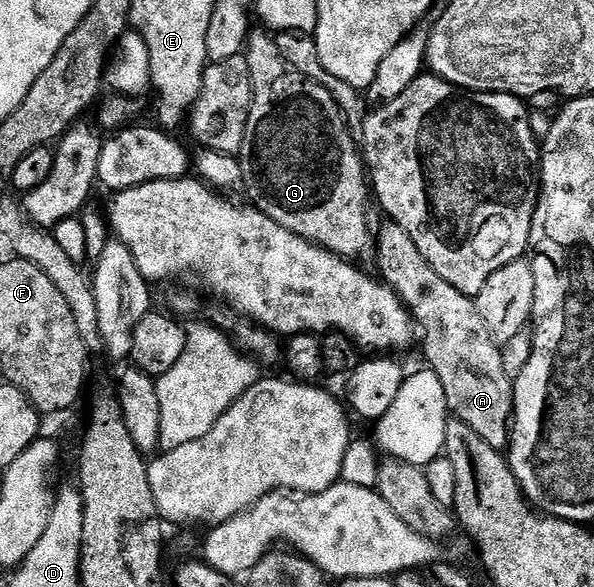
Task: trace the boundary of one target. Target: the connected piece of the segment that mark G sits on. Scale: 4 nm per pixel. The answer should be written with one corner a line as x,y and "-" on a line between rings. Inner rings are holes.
254,29
249,32
244,46
244,54
248,61
248,73
252,77
252,101
250,102
248,125
246,126
242,150
240,152
240,162
242,165
244,191
250,194
249,202
257,207
259,211
264,212
268,217
272,217
272,221
284,225
284,229
288,229
292,233
304,237
310,243
316,243
318,246
342,256
343,259
351,261
362,261
358,259
373,260
376,255
376,235
372,227
370,231
372,188
368,182
368,172
366,170
364,156
359,144
356,142
355,136
354,139
350,136
350,134
352,134
352,128
346,116
342,114
342,108
339,107
327,87
321,87
319,83
312,81
307,75
302,75
300,72
295,71
294,68
287,63
284,56
280,53
277,38
275,38
269,30
258,30
262,31

